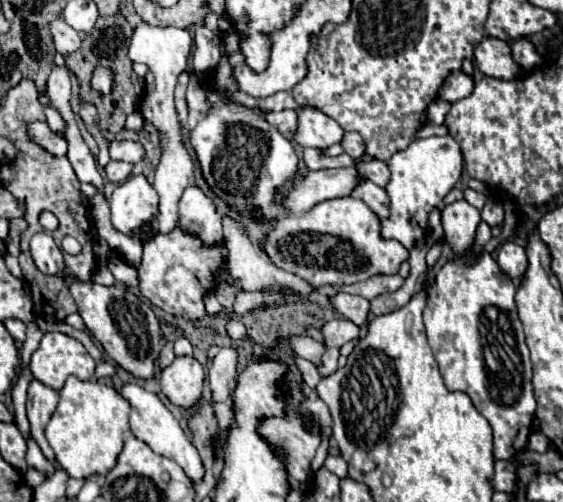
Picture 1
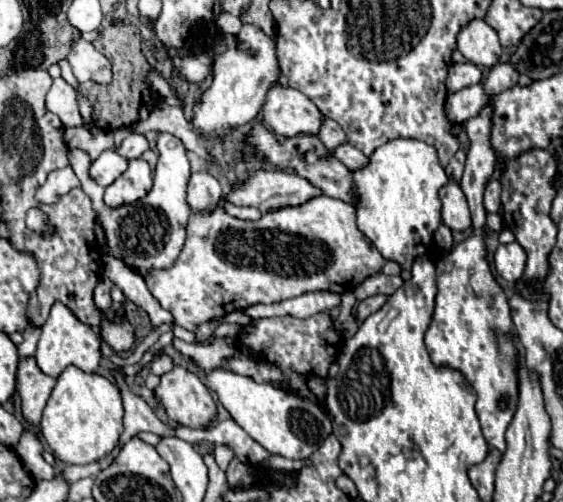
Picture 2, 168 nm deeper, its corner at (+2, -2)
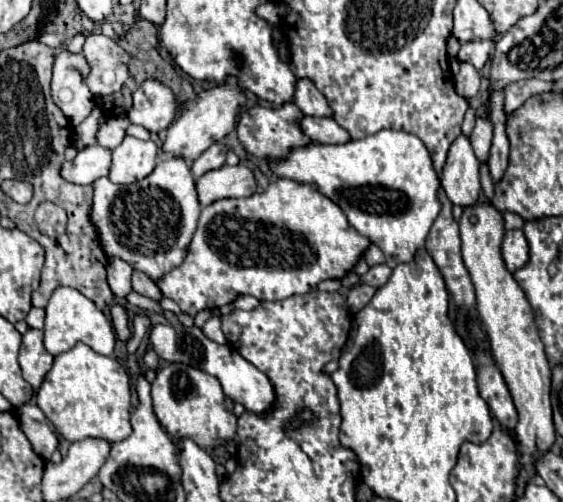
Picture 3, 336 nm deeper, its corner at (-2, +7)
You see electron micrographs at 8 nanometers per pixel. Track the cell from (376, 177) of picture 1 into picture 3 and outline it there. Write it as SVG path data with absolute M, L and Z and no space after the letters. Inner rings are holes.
M301 116L299 122L301 130L313 138L315 142L347 142L349 134L333 118L315 118L315 116Z

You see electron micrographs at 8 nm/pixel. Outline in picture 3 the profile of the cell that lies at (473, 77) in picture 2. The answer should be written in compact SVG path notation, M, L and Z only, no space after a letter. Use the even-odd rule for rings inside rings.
M473 40L473 42L465 42L461 44L459 50L459 60L467 60L471 62L477 70L481 70L485 66L485 62L489 60L489 50L491 50L493 42L491 40Z

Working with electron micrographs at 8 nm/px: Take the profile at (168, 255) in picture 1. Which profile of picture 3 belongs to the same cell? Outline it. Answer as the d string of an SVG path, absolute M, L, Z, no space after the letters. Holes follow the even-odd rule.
M279 178L271 182L263 194L255 192L239 200L225 198L205 206L185 262L173 268L157 286L163 296L175 300L181 310L191 316L205 308L225 306L241 294L255 296L257 300L283 300L315 290L323 280L343 278L353 270L357 258L365 254L367 246L369 240L349 226L341 208L333 206L329 198L317 194L317 190L309 190L309 186L297 186L293 180Z

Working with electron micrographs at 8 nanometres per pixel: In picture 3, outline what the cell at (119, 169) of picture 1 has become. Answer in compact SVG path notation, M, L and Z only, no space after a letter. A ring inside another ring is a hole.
M91 146L81 152L71 162L63 162L61 176L73 184L93 184L97 178L109 174L109 152L101 146Z

